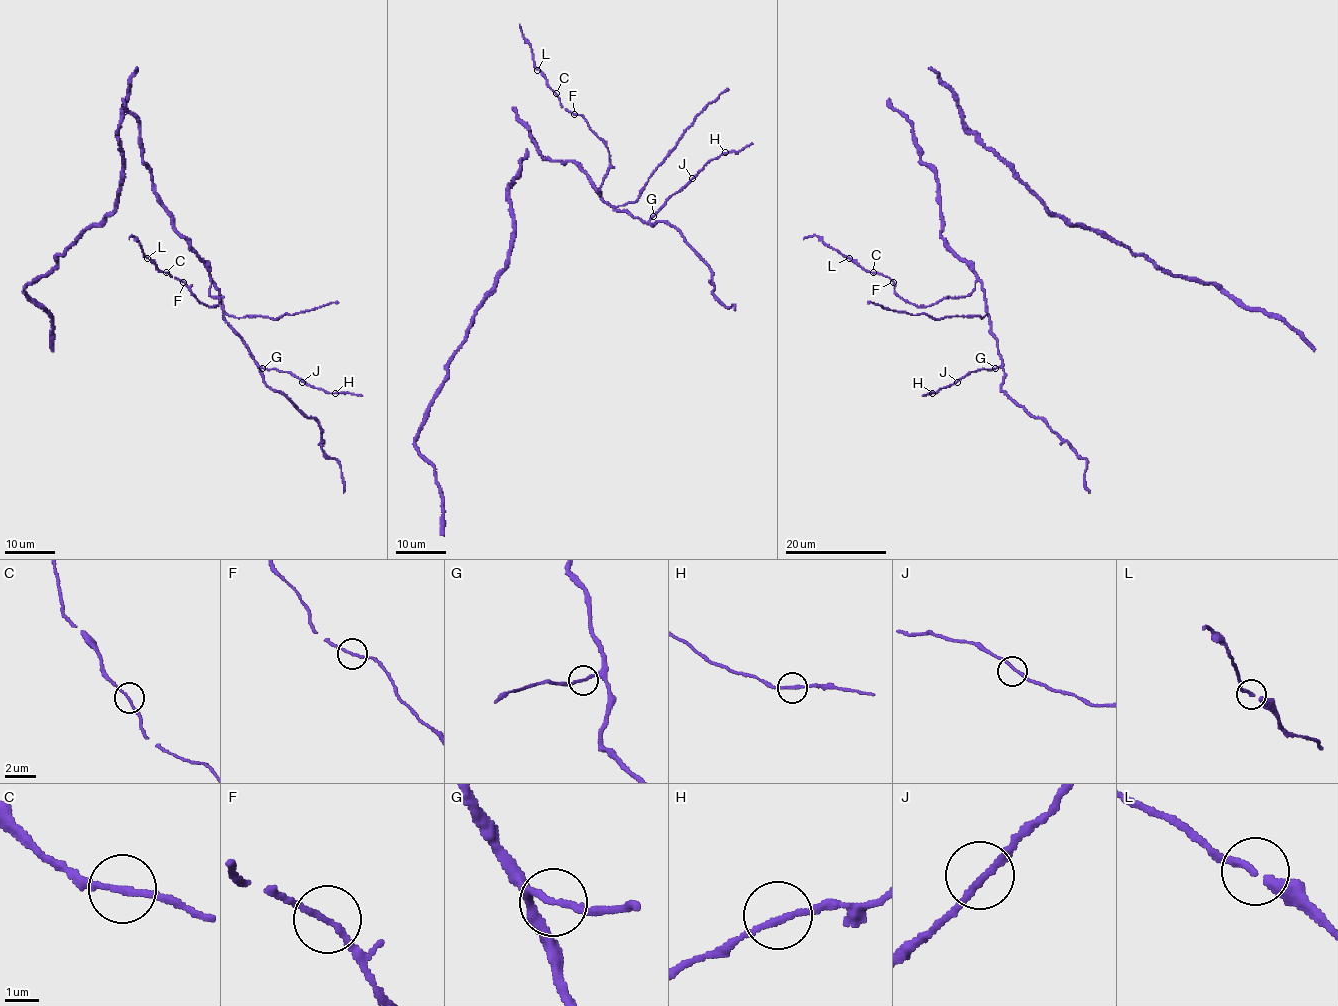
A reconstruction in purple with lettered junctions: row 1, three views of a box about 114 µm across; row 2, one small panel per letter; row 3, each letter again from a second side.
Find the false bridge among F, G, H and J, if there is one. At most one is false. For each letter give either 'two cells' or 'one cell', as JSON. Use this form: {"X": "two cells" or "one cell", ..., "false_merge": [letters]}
{"F": "one cell", "G": "one cell", "H": "one cell", "J": "one cell", "false_merge": []}

